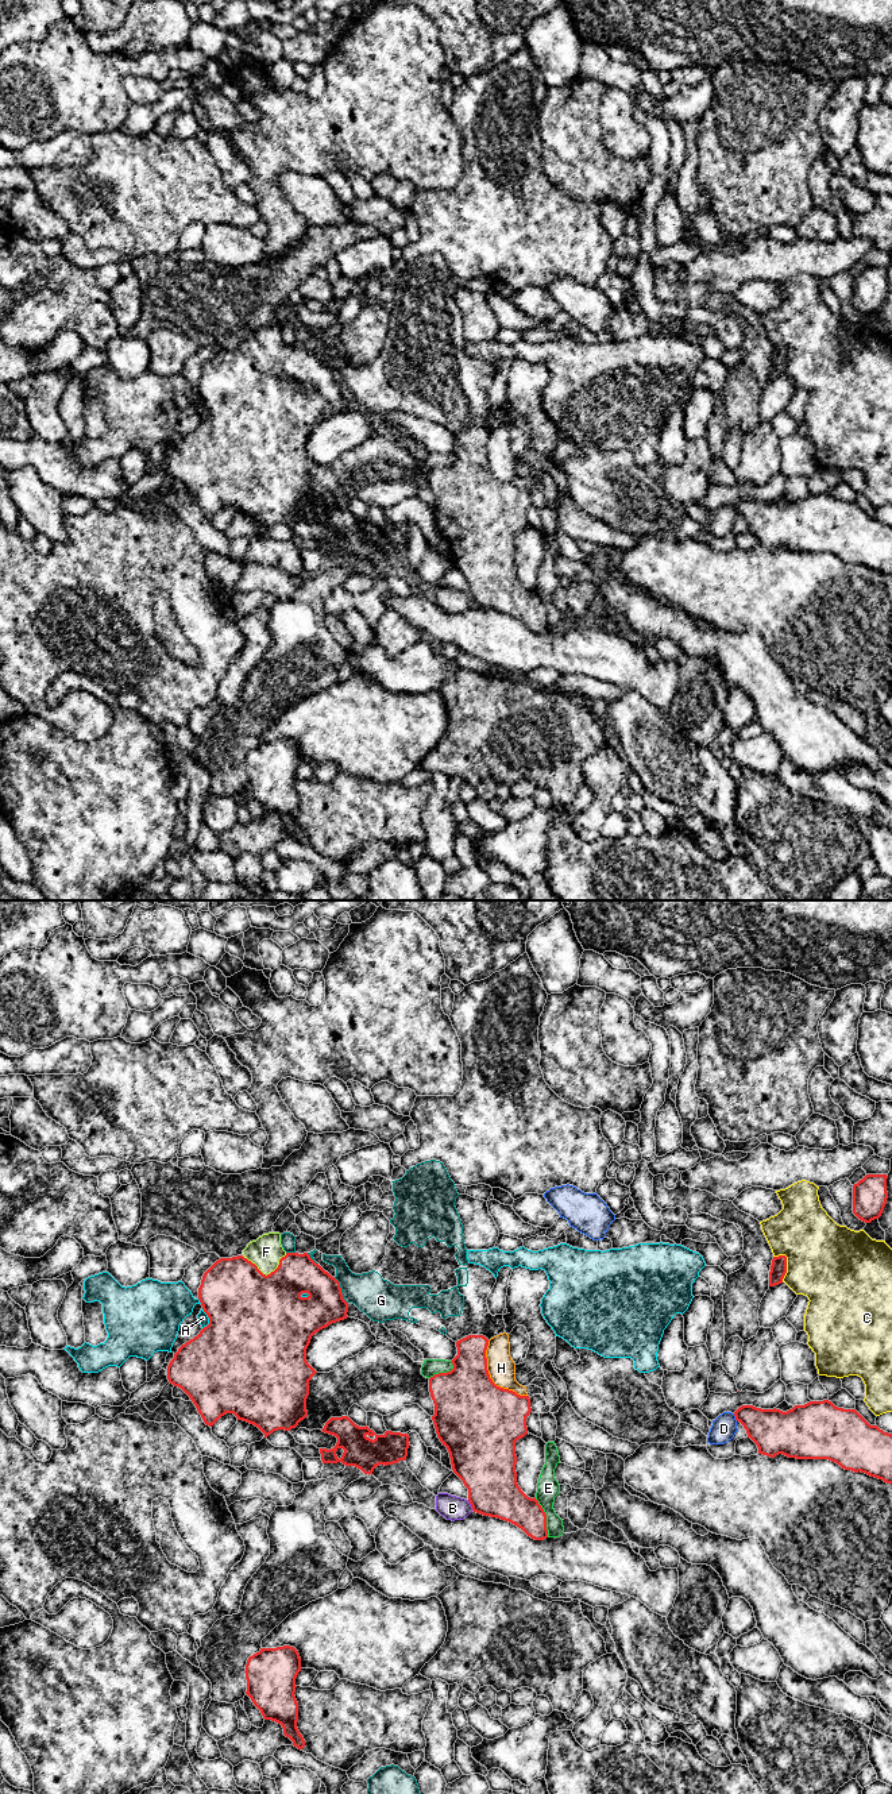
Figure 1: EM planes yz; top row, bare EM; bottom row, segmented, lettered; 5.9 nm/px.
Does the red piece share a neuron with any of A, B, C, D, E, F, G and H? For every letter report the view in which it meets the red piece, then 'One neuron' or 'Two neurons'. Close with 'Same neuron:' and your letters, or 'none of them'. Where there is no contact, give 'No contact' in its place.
A: Touches red in yz. Two neurons
B: Touches red in yz. Two neurons
C: Touches red in yz. Two neurons
D: Touches red in yz. Two neurons
E: Touches red in yz. Two neurons
F: Touches red in yz. One neuron
G: Touches red in yz. Two neurons
H: Touches red in yz. Two neurons
Same neuron: F

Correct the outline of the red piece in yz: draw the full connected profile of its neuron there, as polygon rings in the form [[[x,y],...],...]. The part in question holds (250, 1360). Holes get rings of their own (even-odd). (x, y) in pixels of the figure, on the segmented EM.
[[[269,1232],[252,1241],[243,1250],[242,1255],[220,1258],[202,1276],[198,1288],[198,1300],[204,1312],[209,1317],[209,1324],[197,1336],[182,1344],[167,1366],[167,1380],[174,1386],[181,1388],[193,1401],[204,1423],[212,1427],[225,1413],[233,1413],[238,1420],[247,1421],[258,1427],[267,1438],[278,1430],[290,1431],[308,1416],[306,1398],[309,1396],[309,1381],[317,1373],[306,1361],[306,1349],[312,1336],[332,1323],[347,1319],[348,1303],[343,1299],[340,1282],[316,1263],[308,1253],[286,1253],[281,1245],[279,1232]]]

